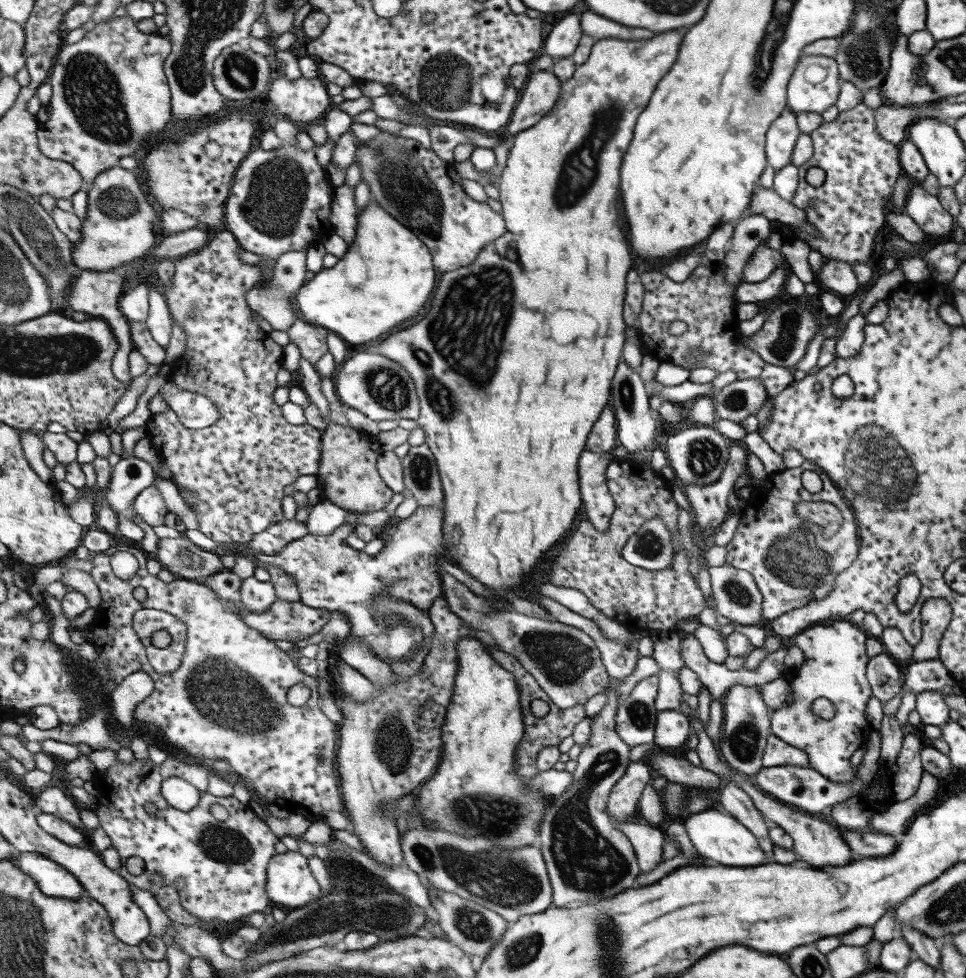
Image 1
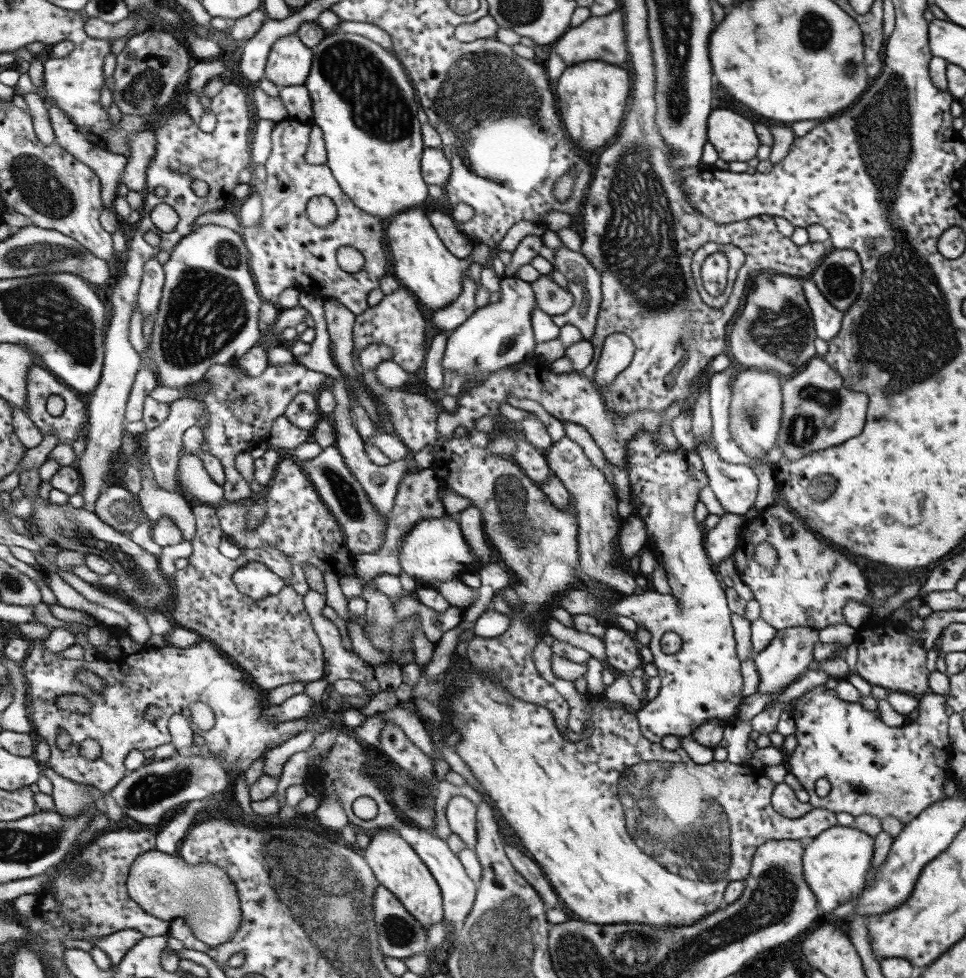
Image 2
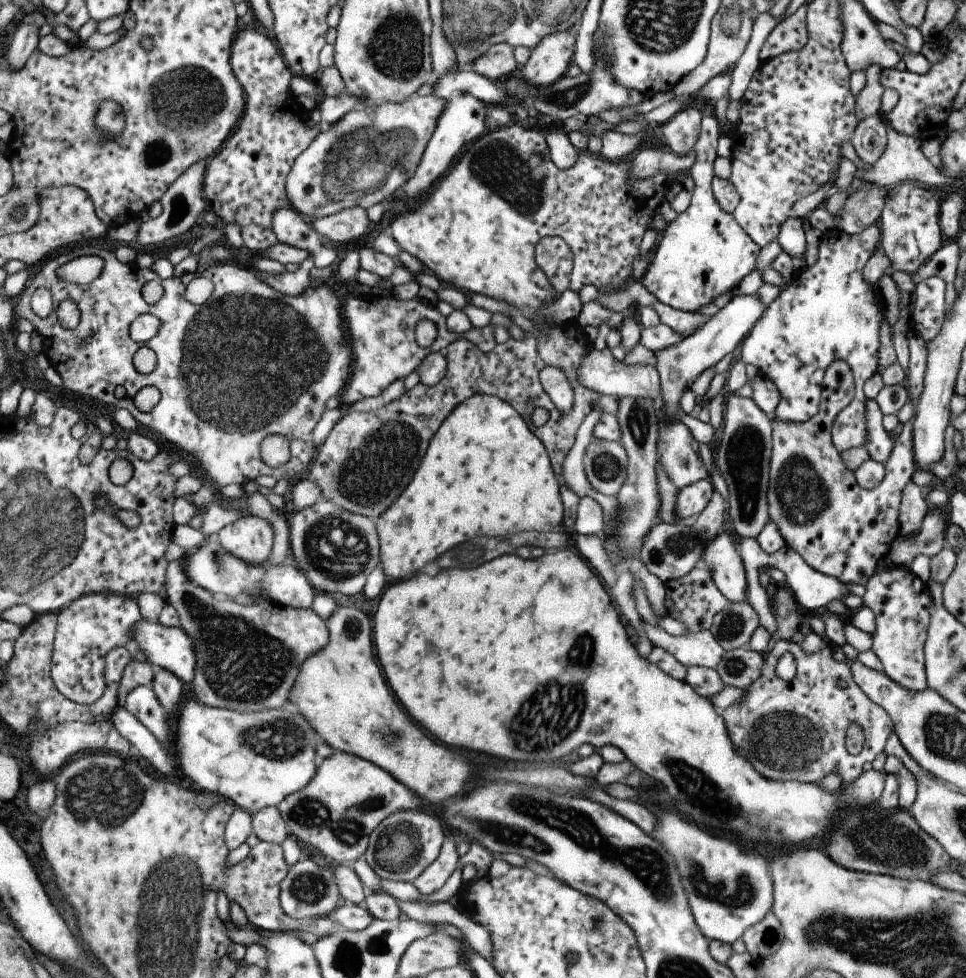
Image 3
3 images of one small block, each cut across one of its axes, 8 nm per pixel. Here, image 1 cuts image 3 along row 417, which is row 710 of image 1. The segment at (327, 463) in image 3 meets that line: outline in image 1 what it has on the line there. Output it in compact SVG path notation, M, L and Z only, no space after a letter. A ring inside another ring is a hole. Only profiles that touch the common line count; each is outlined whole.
M447 598L437 600L437 604L431 608L429 618L435 624L437 630L437 638L433 644L433 650L429 652L431 656L427 656L425 660L425 668L421 674L417 674L411 680L405 680L401 676L397 676L397 684L389 690L381 690L381 696L375 702L369 704L357 704L351 696L347 696L345 700L339 702L341 712L345 714L345 724L341 726L341 738L339 738L339 764L341 764L341 774L343 774L343 794L345 794L345 802L349 808L349 816L355 822L355 834L363 840L363 844L369 850L369 856L381 860L383 864L389 866L401 866L405 864L405 850L403 850L403 842L399 840L399 830L397 830L397 820L393 820L391 816L385 814L383 810L383 802L387 800L397 800L401 796L411 794L413 790L417 790L421 784L427 784L431 778L435 778L441 772L441 766L445 764L445 722L449 716L449 710L453 706L453 698L457 698L457 678L461 672L461 642L463 640L479 640L485 644L485 648L493 654L493 658L511 674L515 674L517 684L519 684L519 692L521 692L521 710L525 714L525 738L519 744L517 750L517 766L515 766L515 774L519 774L521 778L535 778L541 770L537 768L537 758L539 752L545 750L545 746L559 746L559 742L567 736L573 734L573 728L587 718L585 714L585 706L573 706L569 710L559 710L545 694L543 686L537 682L537 678L521 664L519 658L515 658L513 654L509 654L503 646L495 644L493 640L489 640L487 636L483 636L481 632L477 632L475 628L469 628L469 624L465 624L465 620L461 620L461 616L457 612L451 610ZM533 700L541 700L549 706L549 712L543 718L537 718L531 710L531 702Z

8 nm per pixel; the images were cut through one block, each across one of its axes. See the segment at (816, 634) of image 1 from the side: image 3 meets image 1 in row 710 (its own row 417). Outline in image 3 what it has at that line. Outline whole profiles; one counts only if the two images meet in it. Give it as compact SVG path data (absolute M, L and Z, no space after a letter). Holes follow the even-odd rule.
M871 224L863 232L849 236L825 232L819 240L817 260L793 276L791 284L767 306L759 322L749 330L737 348L741 362L757 366L779 390L779 406L773 412L777 422L803 424L819 412L825 370L841 360L847 362L855 378L855 396L831 426L831 442L837 452L863 448L867 440L863 382L877 372L879 326L885 322L877 288L863 278L863 268L871 254L879 250L879 226Z

